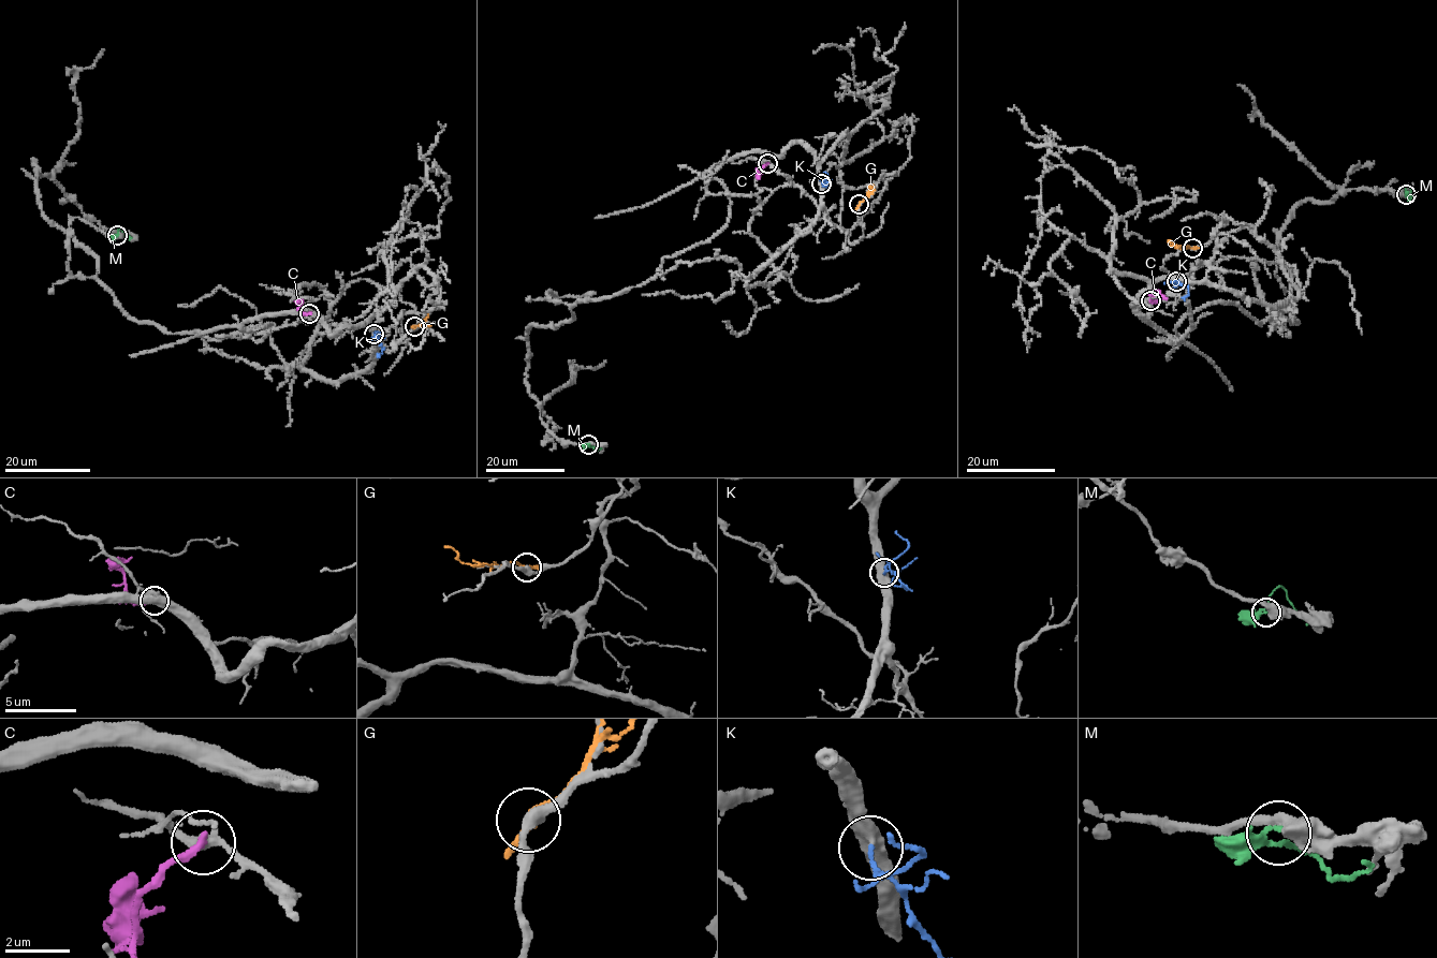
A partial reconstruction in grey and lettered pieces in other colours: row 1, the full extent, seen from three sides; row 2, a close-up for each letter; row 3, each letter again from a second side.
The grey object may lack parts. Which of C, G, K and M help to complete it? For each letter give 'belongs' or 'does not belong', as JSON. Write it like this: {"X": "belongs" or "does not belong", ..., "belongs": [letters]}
{"C": "does not belong", "G": "does not belong", "K": "belongs", "M": "does not belong", "belongs": ["K"]}

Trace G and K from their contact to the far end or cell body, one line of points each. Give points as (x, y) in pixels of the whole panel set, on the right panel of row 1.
G: (1191, 248), (1173, 247), (1167, 240)
K: (1176, 281), (1189, 289), (1183, 298)

